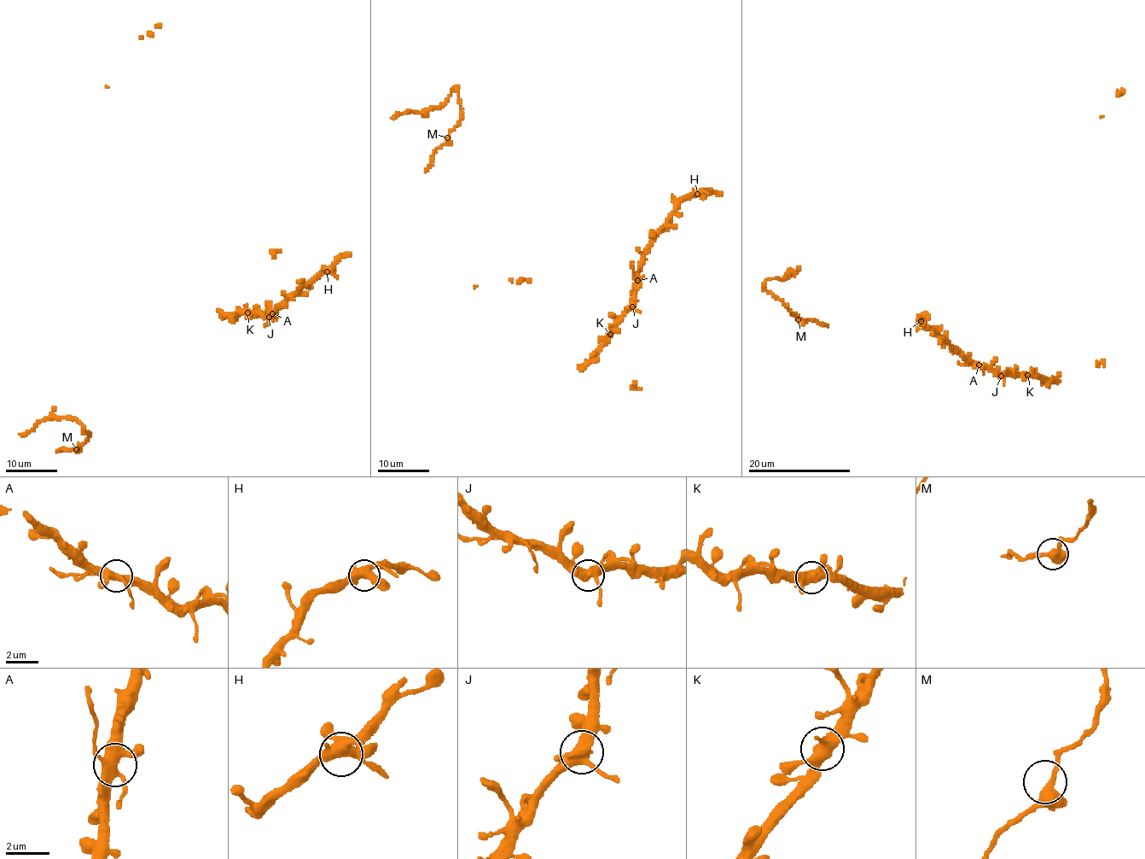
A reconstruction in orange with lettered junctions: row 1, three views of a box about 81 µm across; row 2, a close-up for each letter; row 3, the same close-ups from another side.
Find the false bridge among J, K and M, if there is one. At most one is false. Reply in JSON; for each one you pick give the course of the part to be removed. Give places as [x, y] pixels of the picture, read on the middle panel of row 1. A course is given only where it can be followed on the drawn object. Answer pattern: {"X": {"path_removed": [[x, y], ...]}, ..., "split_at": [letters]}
{"split_at": []}

